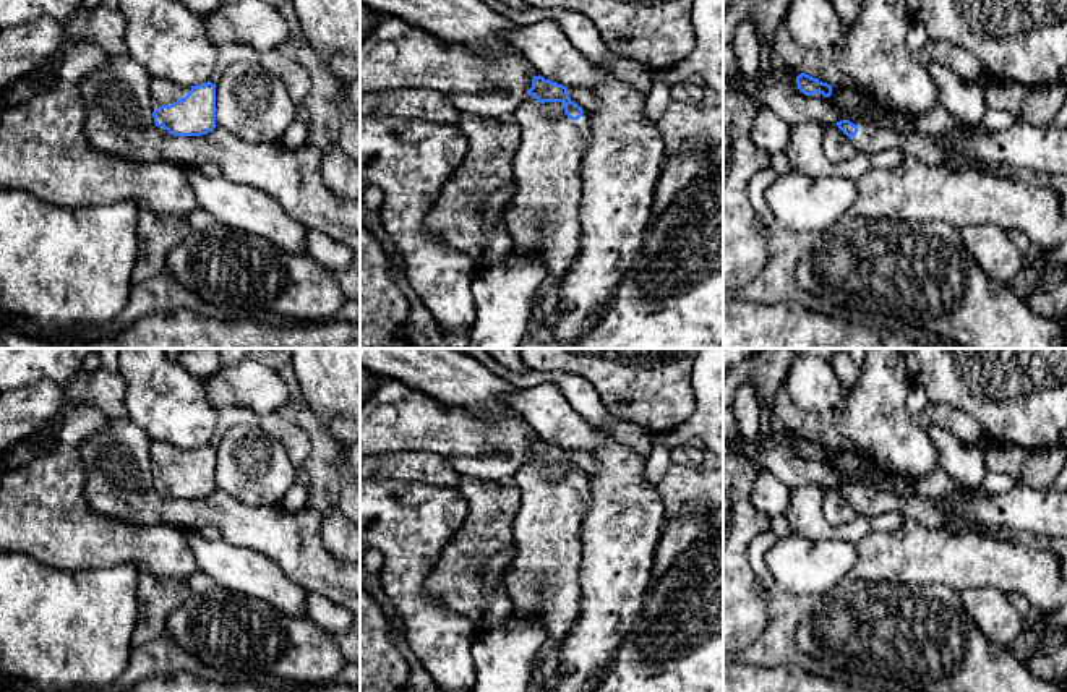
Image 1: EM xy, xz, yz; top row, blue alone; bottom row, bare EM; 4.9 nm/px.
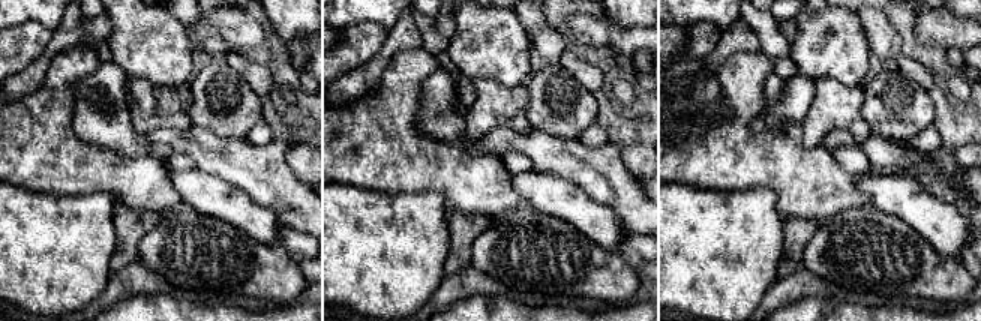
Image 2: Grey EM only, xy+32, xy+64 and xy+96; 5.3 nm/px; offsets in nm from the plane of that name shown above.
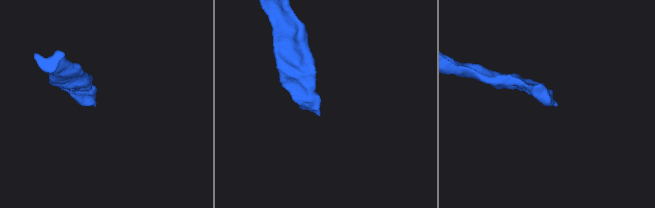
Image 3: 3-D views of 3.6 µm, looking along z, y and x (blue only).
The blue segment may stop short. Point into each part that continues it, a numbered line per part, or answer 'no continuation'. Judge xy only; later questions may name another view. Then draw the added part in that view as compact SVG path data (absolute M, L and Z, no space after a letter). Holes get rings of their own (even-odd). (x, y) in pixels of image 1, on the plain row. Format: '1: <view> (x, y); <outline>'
1: xy (162, 456); M151 441L151 473L154 475L161 468L170 468L185 460L191 454L191 449L182 449L167 442Z

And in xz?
1: xz (544, 582); M527 459L512 475L521 493L519 510L512 522L516 556L511 572L504 577L508 596L512 601L512 617L540 621L546 629L546 642L537 651L530 686L542 686L542 663L548 650L566 637L577 619L581 603L579 572L582 562L581 527L589 501L589 476L582 472L579 483L566 476L550 480L542 465Z

